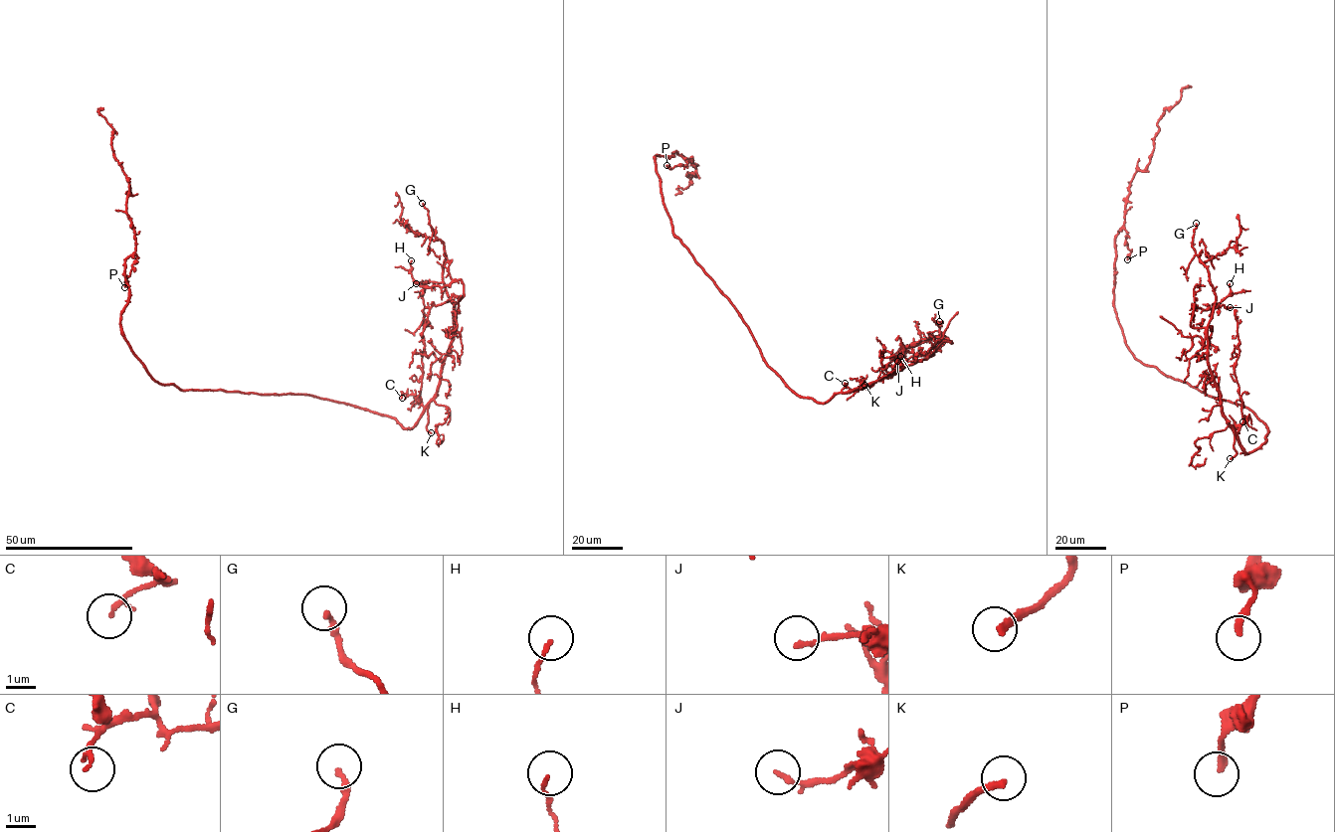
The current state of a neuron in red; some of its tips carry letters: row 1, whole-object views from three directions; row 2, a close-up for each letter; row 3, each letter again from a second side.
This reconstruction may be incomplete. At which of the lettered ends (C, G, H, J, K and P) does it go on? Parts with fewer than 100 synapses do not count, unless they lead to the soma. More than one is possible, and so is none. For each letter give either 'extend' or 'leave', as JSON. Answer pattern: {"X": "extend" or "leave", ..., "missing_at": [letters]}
{"C": "leave", "G": "leave", "H": "leave", "J": "leave", "K": "extend", "P": "leave", "missing_at": ["K"]}

